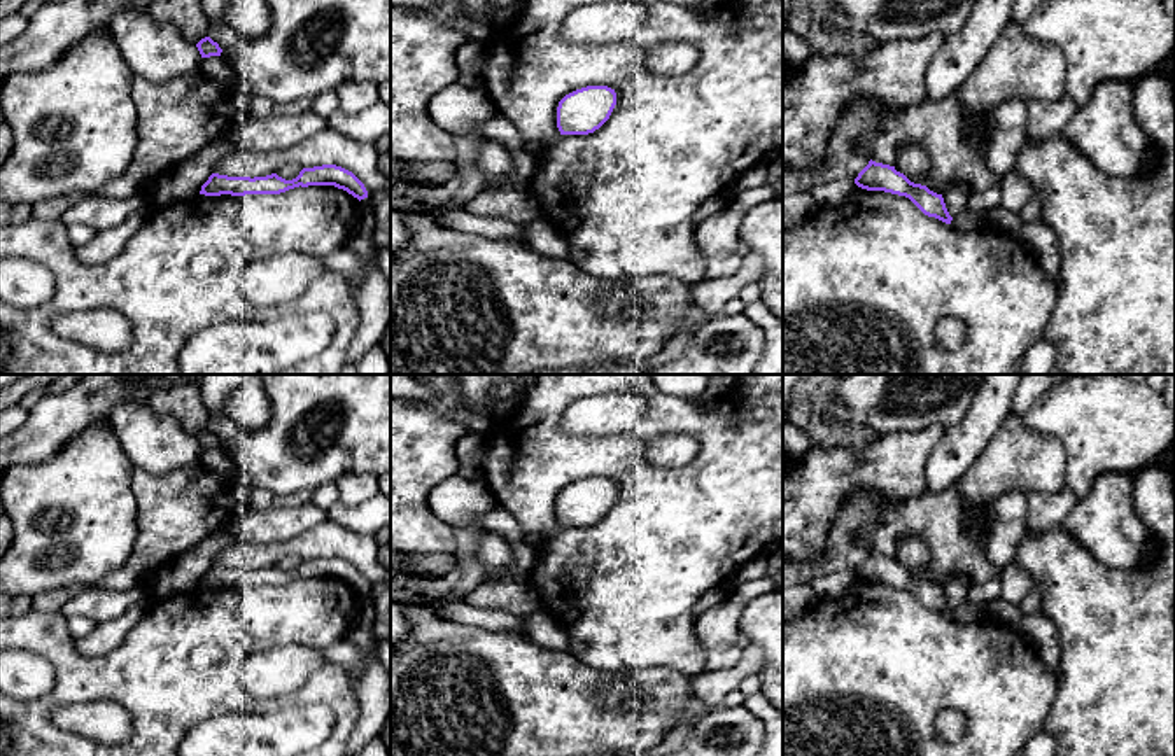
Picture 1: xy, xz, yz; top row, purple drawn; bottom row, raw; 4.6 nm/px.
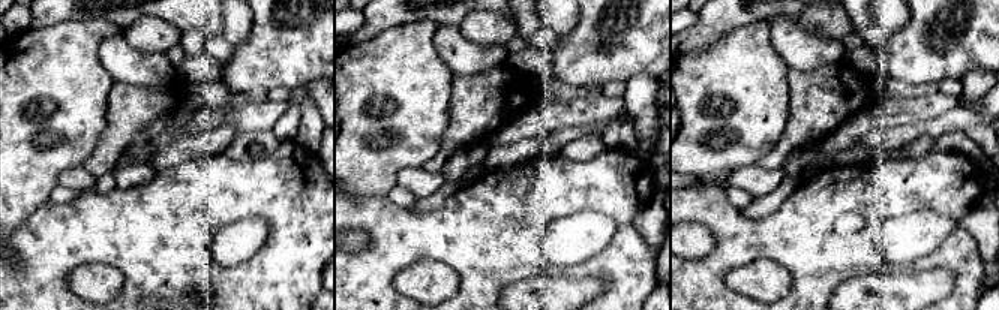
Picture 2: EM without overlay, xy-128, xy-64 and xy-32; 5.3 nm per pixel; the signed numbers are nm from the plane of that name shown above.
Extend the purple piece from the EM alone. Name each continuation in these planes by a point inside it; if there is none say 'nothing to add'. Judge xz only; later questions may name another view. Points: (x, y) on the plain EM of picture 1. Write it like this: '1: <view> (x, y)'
nothing to add

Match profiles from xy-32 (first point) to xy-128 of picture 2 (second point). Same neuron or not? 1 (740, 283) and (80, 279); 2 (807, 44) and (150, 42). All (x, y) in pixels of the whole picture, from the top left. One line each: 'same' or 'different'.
1: same
2: different

